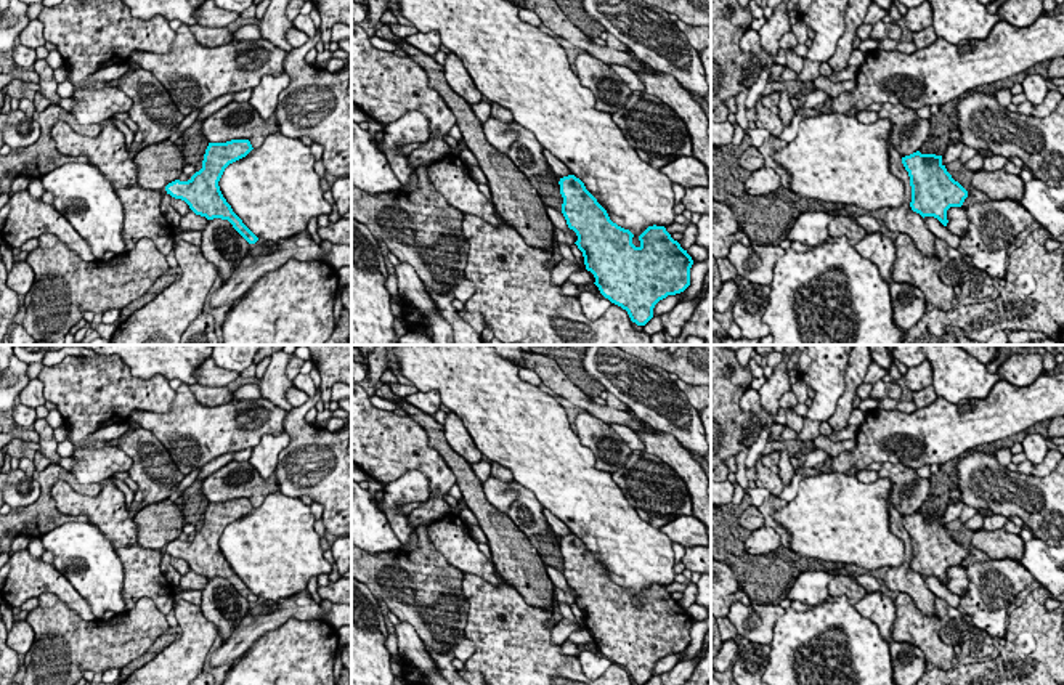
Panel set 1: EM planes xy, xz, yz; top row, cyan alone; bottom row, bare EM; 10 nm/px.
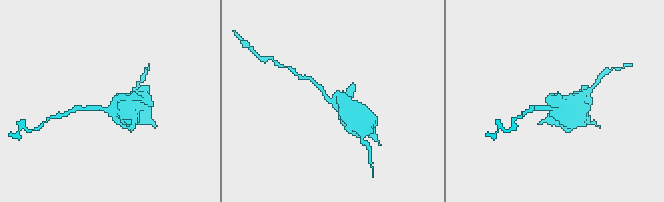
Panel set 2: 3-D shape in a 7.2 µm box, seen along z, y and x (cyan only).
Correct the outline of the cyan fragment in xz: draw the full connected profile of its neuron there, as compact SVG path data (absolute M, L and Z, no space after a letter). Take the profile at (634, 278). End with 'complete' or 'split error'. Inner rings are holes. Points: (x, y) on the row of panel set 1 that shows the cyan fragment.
M568 175L560 178L558 184L563 197L562 213L568 228L578 236L575 244L583 252L586 270L594 274L600 294L626 310L632 322L645 326L660 300L680 294L690 286L693 260L664 226L648 226L639 236L640 245L636 247L634 234L610 220L579 178Z; complete

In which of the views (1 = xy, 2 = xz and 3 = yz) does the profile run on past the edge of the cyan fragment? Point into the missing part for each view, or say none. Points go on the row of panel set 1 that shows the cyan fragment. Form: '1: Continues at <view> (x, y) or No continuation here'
1: No continuation here
2: No continuation here
3: No continuation here

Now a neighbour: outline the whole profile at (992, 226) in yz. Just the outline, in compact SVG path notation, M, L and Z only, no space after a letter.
M1003 199L961 205L968 215L968 233L960 247L976 270L992 279L1005 281L1008 273L1008 247L1035 218L1021 202Z

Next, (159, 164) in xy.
M170 140L149 144L133 154L138 170L136 181L143 189L162 191L180 178L185 167L181 148Z

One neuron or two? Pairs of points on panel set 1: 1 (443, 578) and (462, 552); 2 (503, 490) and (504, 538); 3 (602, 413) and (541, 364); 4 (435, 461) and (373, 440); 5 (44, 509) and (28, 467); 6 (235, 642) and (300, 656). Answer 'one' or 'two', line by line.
1: two
2: two
3: one
4: one
5: two
6: two

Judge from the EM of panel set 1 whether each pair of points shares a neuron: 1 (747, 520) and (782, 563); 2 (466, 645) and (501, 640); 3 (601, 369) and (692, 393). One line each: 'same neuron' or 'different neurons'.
1: different neurons
2: different neurons
3: different neurons

